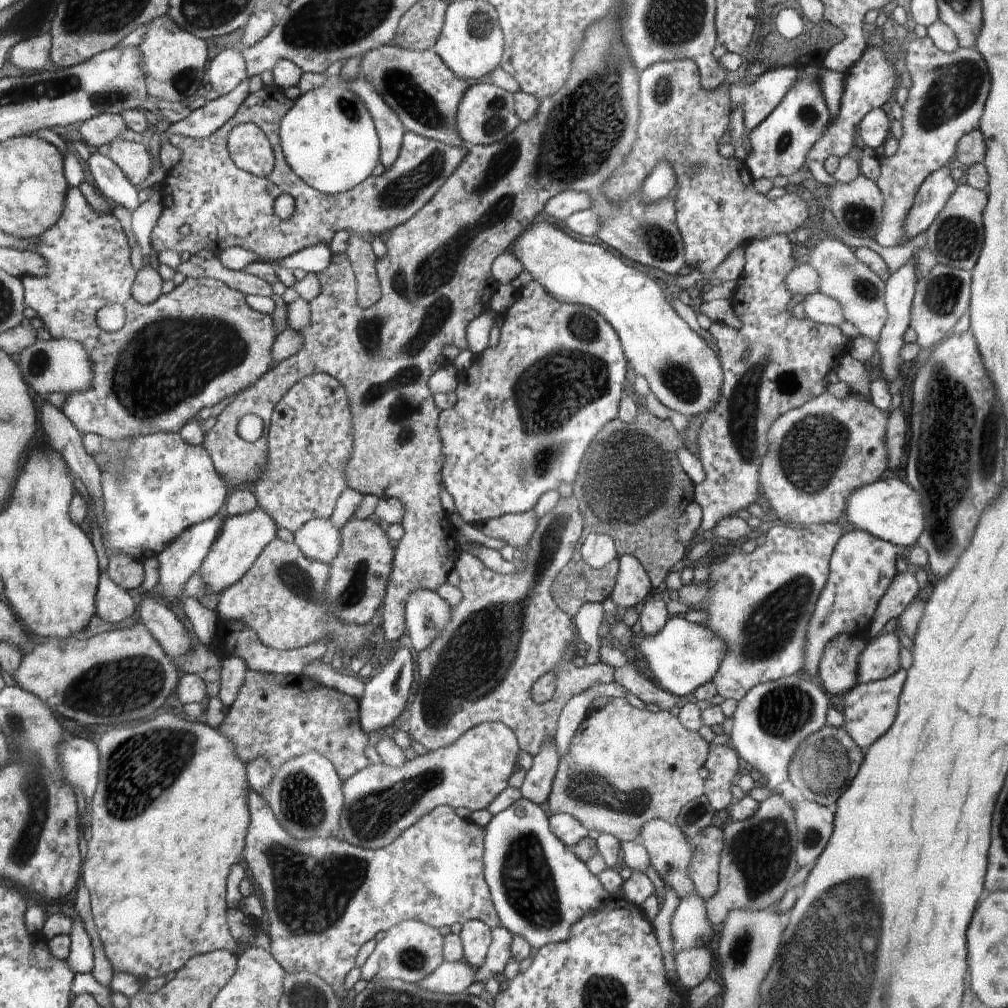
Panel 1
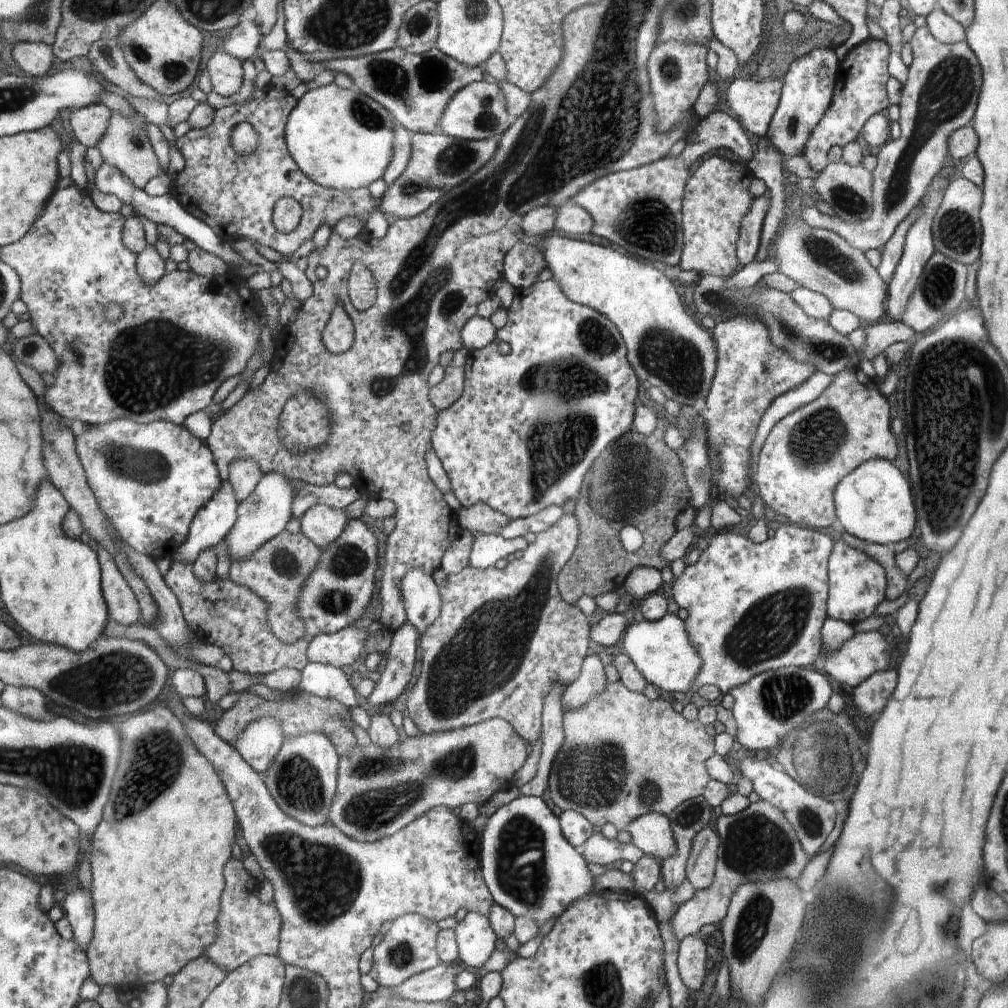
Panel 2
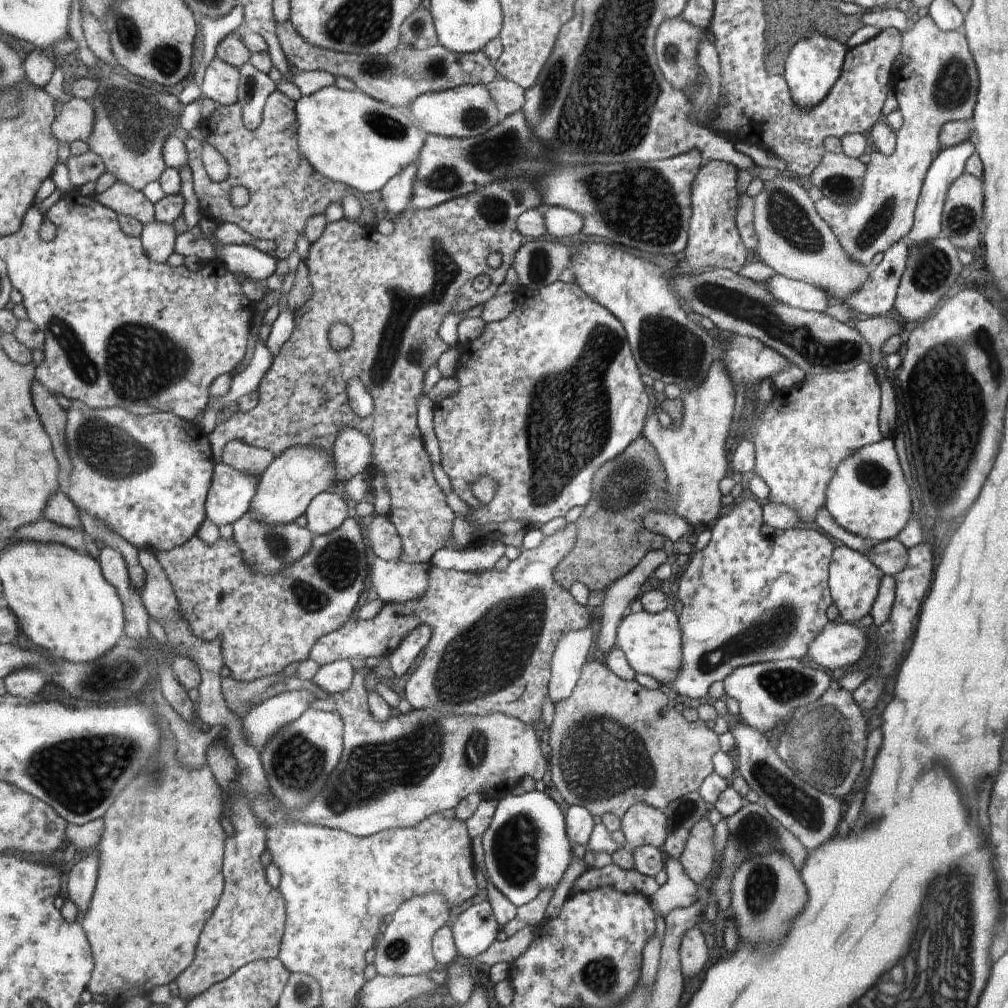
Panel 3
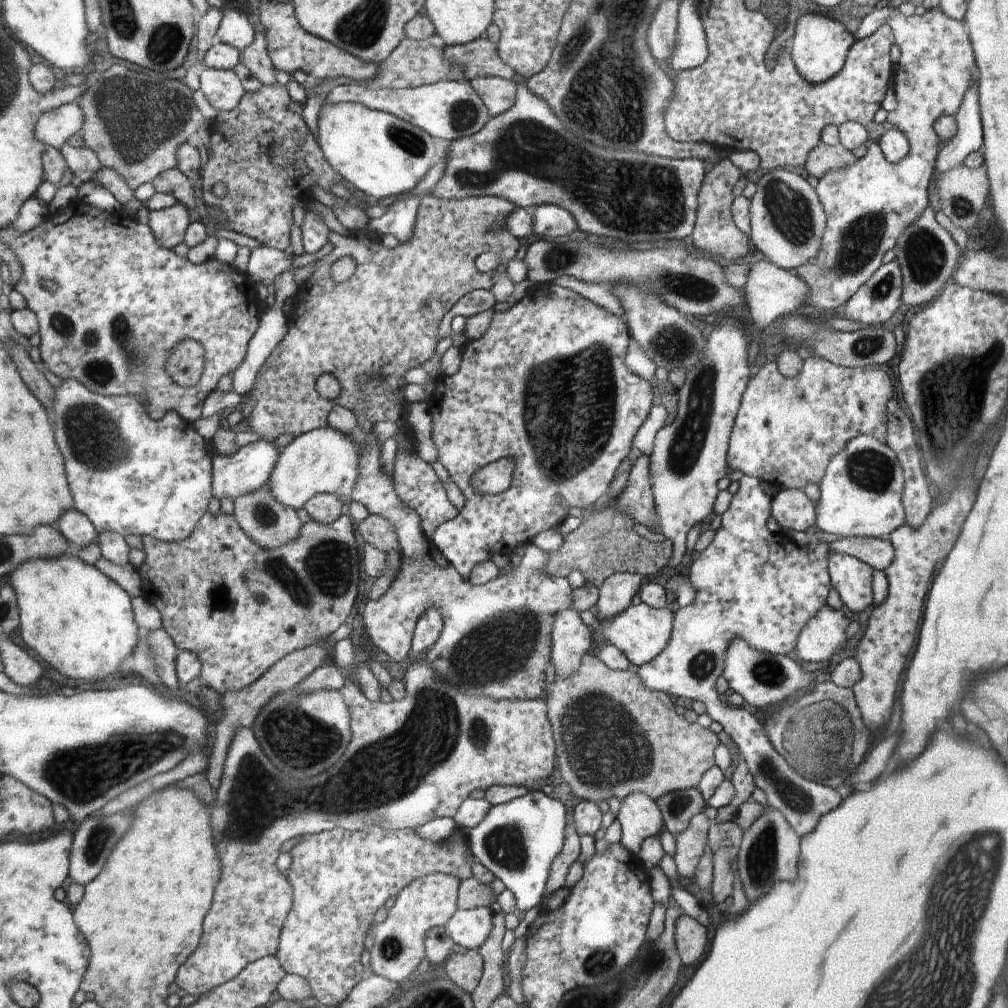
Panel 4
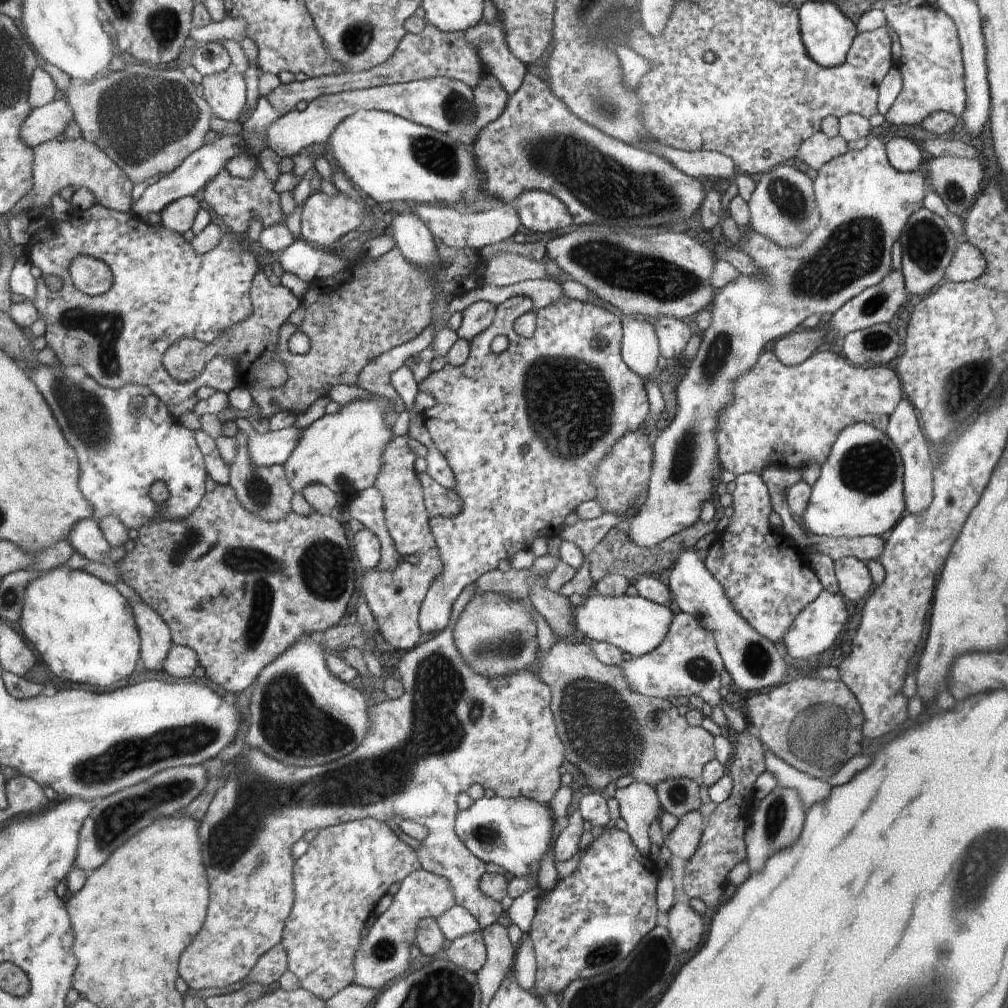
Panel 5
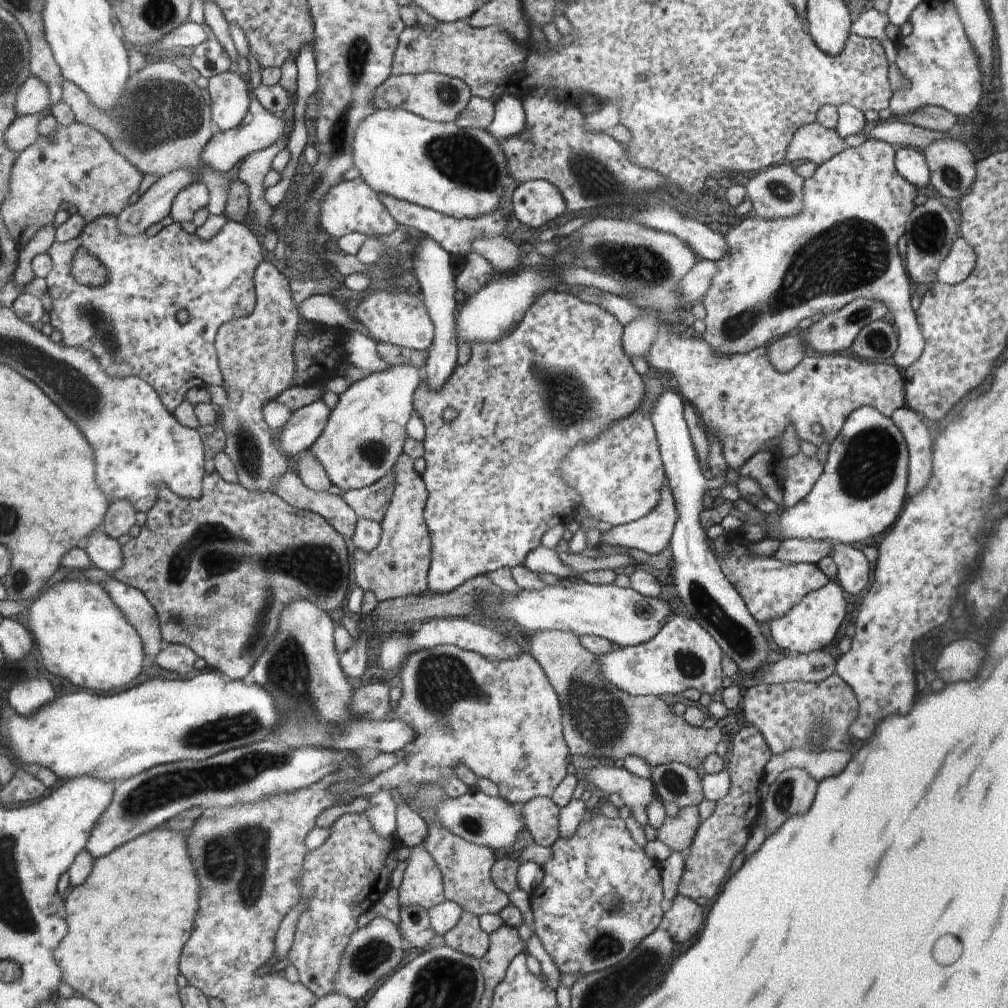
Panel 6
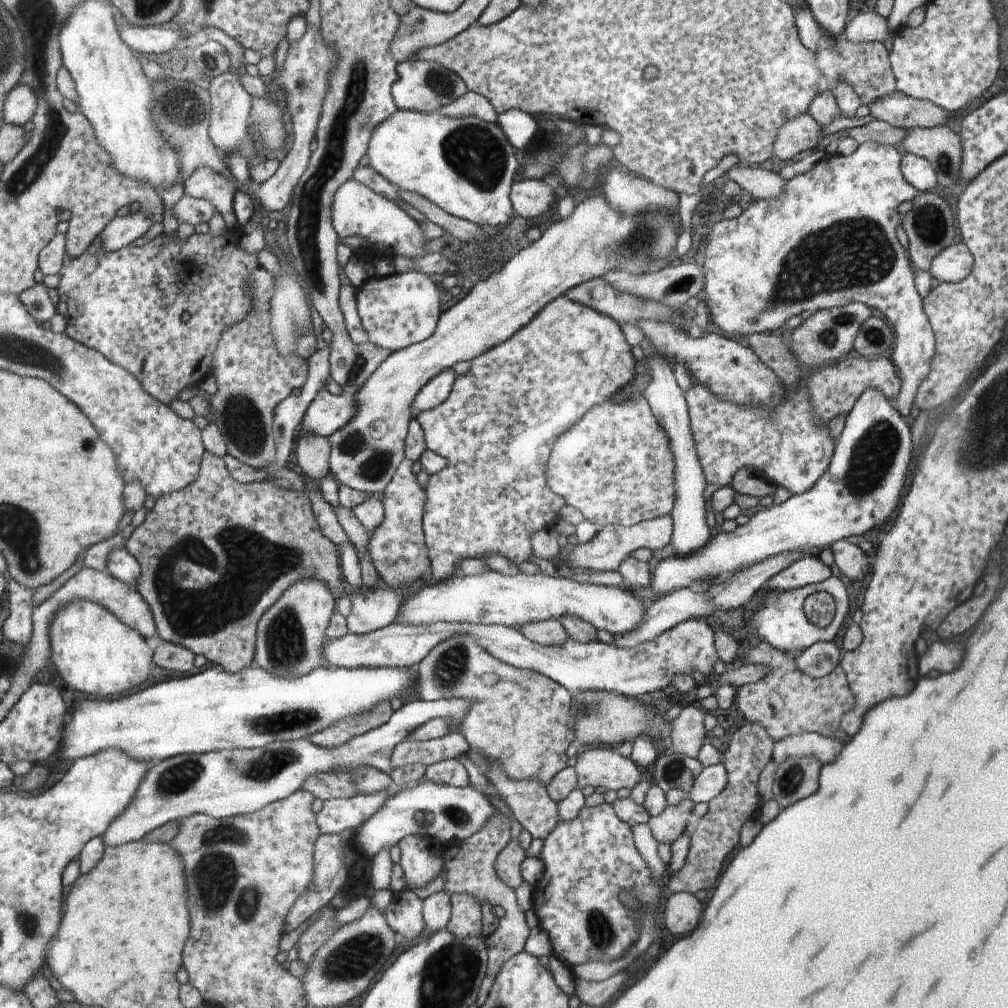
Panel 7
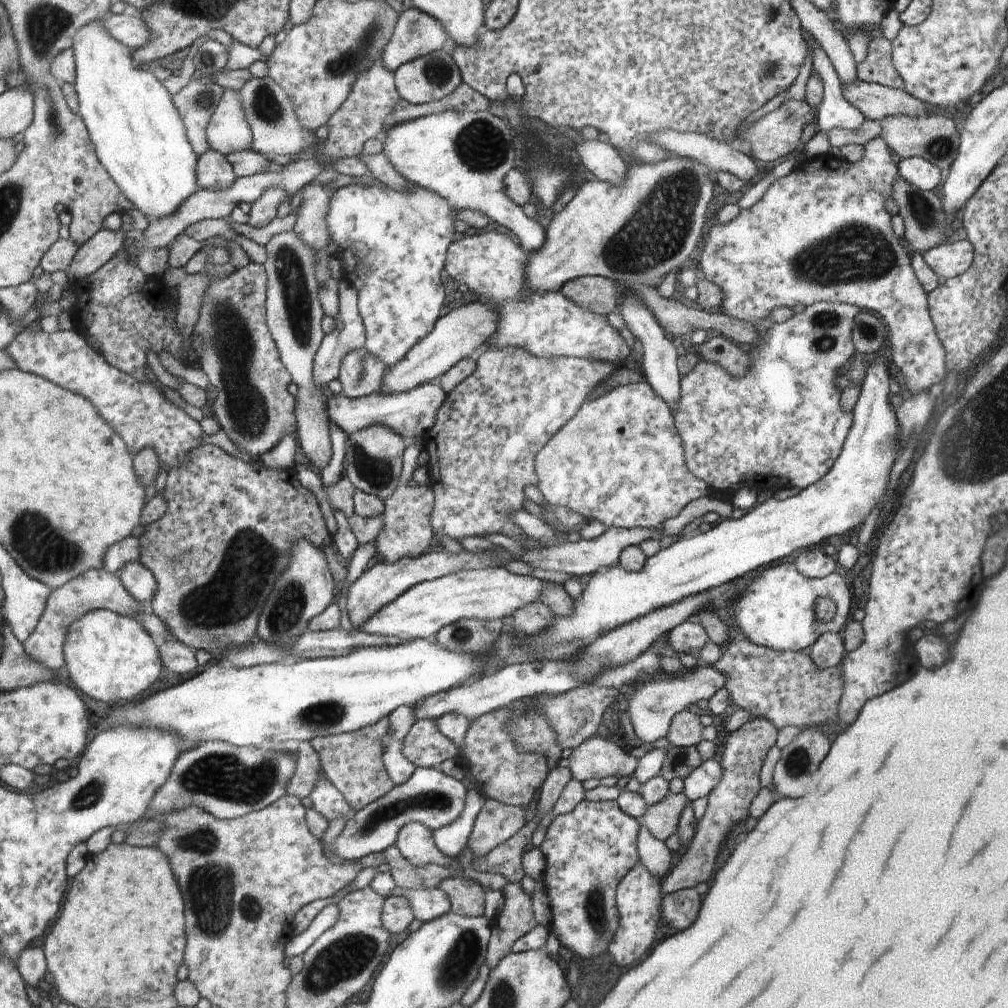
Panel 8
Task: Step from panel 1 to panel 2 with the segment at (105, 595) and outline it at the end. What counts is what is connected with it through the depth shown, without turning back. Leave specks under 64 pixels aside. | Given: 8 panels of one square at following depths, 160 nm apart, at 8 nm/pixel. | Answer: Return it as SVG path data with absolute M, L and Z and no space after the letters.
M104 550L101 556L103 583L106 599L109 600L110 619L122 626L142 621L140 606L134 592L120 574L110 552Z

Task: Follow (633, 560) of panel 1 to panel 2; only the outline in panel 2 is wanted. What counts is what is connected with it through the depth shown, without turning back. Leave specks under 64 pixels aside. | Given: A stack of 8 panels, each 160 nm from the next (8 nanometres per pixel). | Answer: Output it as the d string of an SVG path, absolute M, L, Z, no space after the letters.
M636 566L628 574L623 586L626 595L638 602L638 600L644 601L650 594L659 592L662 582L661 572L656 568Z

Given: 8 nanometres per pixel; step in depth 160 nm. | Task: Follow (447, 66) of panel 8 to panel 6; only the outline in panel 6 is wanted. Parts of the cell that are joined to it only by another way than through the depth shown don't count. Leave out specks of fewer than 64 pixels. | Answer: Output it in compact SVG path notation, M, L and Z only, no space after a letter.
M426 72L390 76L377 90L375 103L378 109L403 109L425 120L454 123L472 99L472 88L461 79L436 72Z

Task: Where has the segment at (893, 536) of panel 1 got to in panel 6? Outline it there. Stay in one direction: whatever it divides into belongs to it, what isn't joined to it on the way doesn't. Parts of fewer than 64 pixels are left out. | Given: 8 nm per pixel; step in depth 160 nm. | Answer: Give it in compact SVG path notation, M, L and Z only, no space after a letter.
M862 406L861 409L854 410L846 420L837 441L830 443L825 472L813 487L809 497L783 512L779 519L770 525L771 529L768 531L767 538L779 542L798 538L851 545L886 532L892 524L897 523L896 518L901 517L900 512L902 512L902 506L906 500L906 488L908 488L908 464L909 455L904 436L896 428L892 418L882 414L874 406Z

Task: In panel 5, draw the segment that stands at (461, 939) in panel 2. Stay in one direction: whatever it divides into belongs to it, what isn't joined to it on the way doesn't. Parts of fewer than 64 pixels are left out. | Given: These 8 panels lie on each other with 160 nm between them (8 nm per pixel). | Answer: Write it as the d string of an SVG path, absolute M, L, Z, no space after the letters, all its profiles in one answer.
M459 905L448 908L447 912L436 918L436 922L442 936L451 941L464 936L464 934L471 934L481 929L478 920L468 910Z

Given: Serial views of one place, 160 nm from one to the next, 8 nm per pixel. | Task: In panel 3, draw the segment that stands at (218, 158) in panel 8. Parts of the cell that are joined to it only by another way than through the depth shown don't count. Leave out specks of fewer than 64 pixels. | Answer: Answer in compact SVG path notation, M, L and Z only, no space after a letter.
M156 220L144 225L139 236L145 253L157 263L166 263L168 256L175 252L176 231L172 225Z

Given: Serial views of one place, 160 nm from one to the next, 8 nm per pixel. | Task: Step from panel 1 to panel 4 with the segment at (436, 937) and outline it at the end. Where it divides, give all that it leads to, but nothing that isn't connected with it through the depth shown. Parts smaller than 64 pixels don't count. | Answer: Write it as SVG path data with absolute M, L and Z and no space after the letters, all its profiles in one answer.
M444 873L426 874L410 882L396 896L394 906L388 911L386 920L373 930L374 944L370 951L371 974L380 975L399 983L416 970L425 958L425 936L434 927L444 927L457 911L457 894L460 881Z

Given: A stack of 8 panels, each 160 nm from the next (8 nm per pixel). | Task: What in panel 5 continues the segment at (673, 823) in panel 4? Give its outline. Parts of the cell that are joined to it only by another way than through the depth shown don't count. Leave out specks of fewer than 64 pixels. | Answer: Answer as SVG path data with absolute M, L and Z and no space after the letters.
M666 778L666 781L654 788L662 811L678 819L688 812L700 809L700 785L690 778Z

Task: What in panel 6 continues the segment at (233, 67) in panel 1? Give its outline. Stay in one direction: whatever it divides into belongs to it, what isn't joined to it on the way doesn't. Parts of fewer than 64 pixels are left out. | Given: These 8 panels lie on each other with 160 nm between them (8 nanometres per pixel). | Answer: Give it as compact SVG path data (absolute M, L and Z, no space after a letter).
M230 71L216 74L209 79L207 90L213 96L213 123L219 131L228 132L241 126L253 99L244 79Z

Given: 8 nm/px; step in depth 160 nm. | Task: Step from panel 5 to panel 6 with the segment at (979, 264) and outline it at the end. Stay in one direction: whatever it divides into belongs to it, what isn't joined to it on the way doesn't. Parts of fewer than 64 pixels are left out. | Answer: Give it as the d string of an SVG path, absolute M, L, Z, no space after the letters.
M960 238L954 242L952 251L941 263L941 270L938 270L938 283L942 285L958 285L974 270L976 265L976 254L974 250Z

